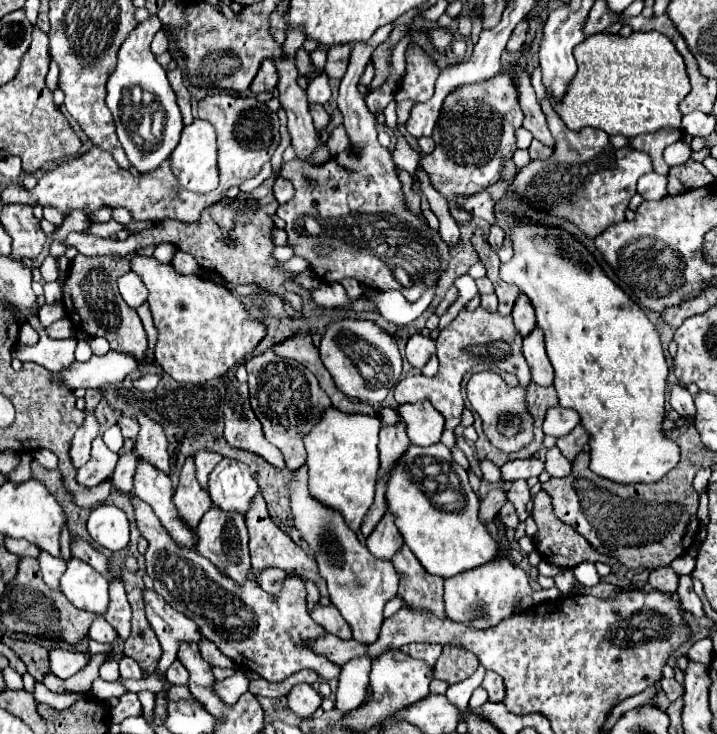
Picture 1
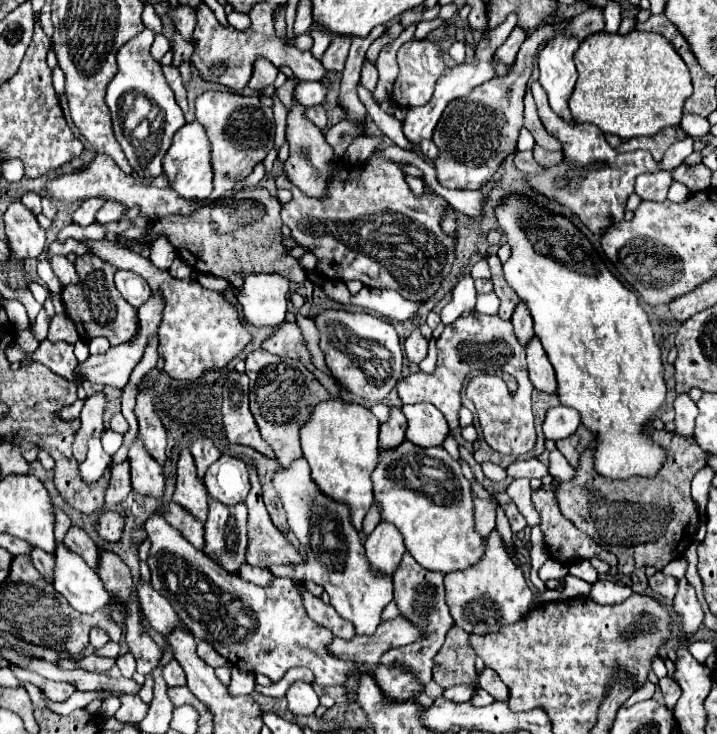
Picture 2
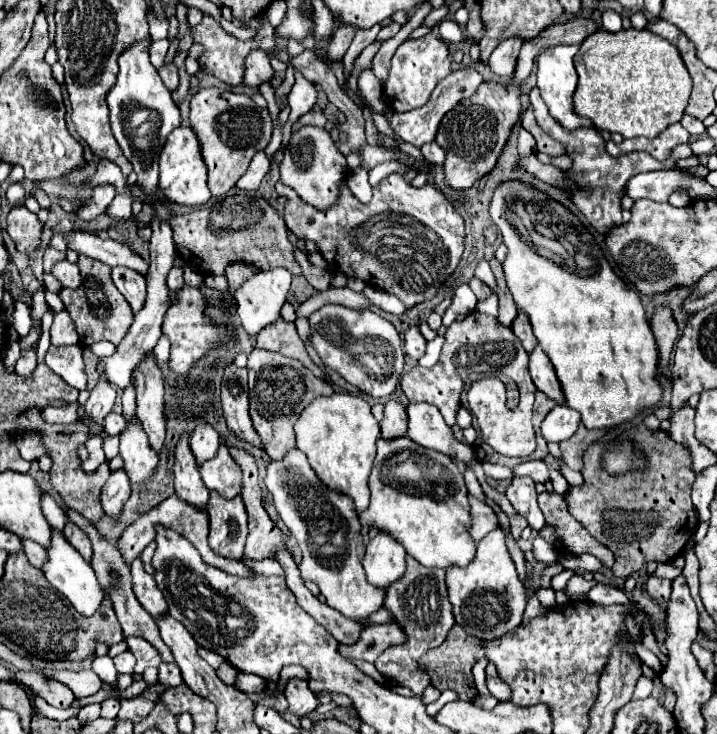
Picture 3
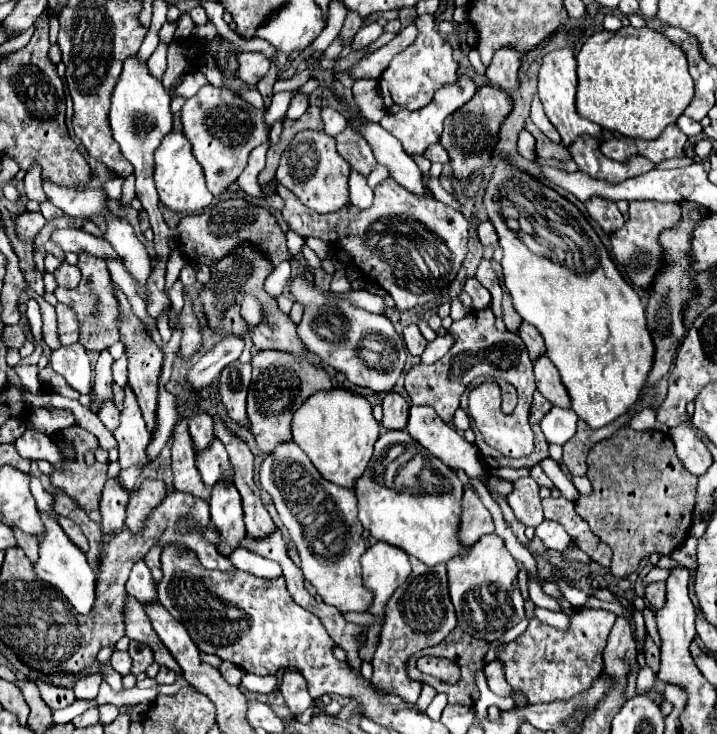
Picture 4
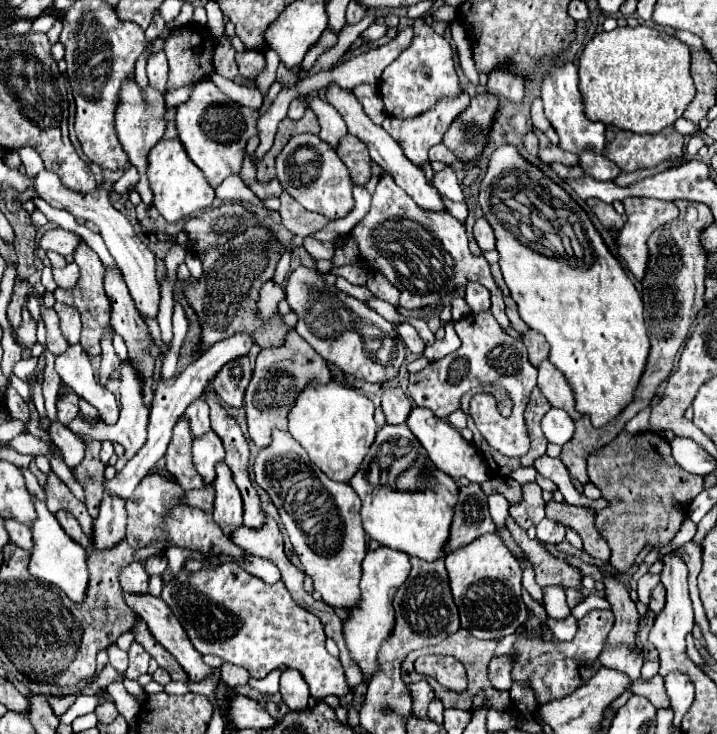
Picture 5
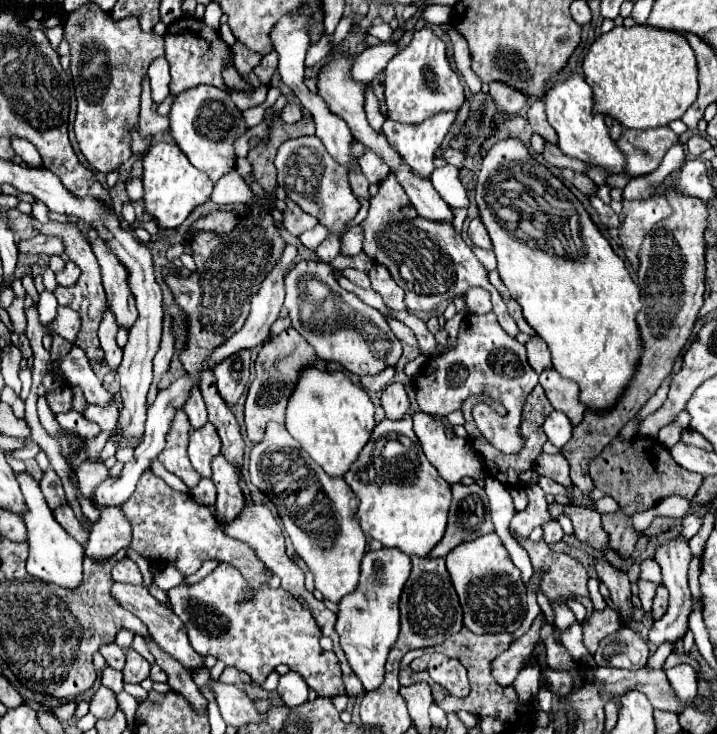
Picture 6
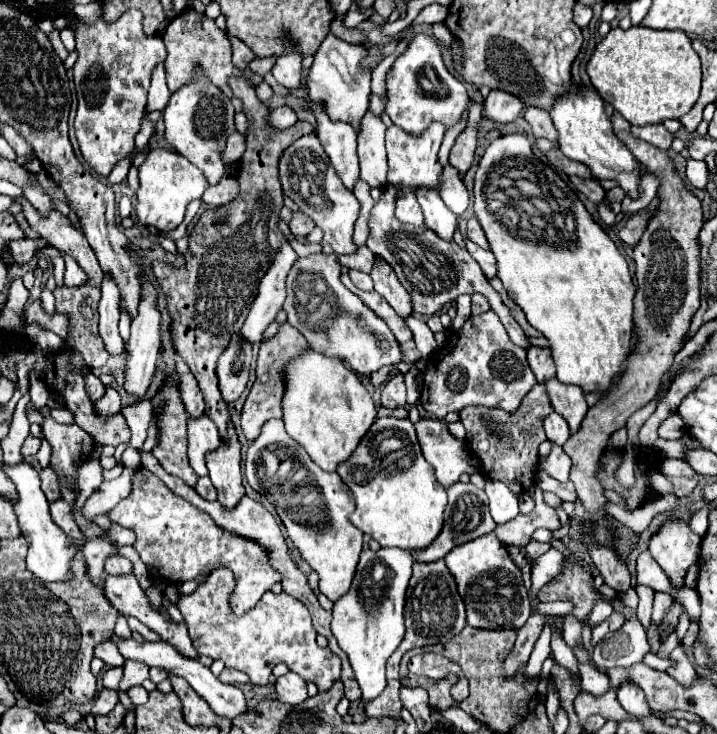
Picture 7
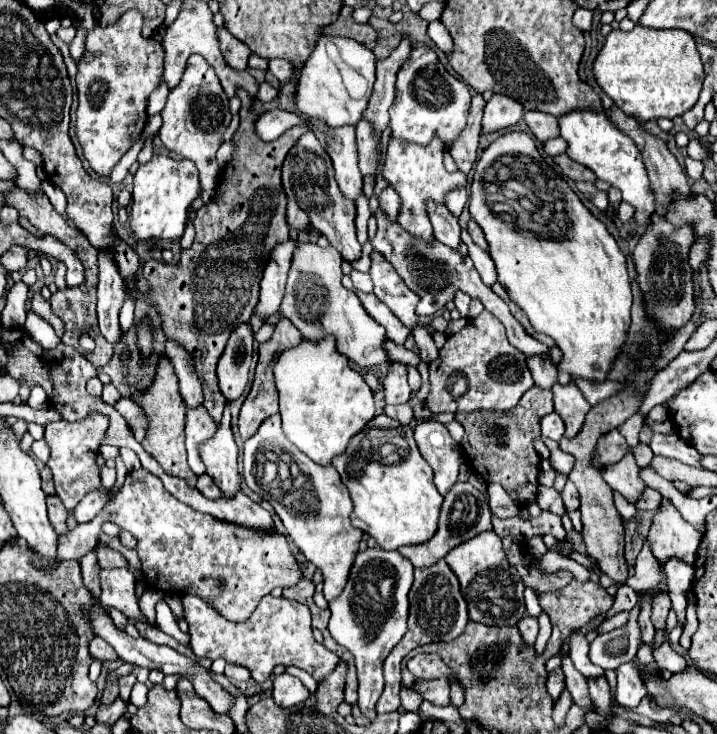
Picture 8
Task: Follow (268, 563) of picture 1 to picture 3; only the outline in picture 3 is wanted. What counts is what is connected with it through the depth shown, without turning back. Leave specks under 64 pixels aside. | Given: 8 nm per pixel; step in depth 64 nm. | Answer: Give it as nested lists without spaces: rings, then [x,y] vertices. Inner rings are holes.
[[[230,448],[232,458],[240,464],[244,472],[244,504],[248,510],[248,540],[244,558],[246,560],[264,560],[264,558],[276,558],[278,550],[286,550],[282,532],[276,528],[276,524],[270,520],[268,512],[262,506],[262,490],[258,484],[258,468],[254,458],[240,450]]]

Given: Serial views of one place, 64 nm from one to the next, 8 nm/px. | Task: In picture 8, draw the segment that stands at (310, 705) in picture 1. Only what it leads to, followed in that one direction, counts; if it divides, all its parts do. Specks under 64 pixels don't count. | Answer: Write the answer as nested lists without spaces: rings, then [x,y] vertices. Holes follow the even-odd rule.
[[[284,672],[282,676],[274,678],[272,698],[276,700],[278,706],[290,708],[290,706],[296,706],[296,704],[304,702],[308,696],[310,696],[308,688],[296,676],[290,676],[290,674]]]

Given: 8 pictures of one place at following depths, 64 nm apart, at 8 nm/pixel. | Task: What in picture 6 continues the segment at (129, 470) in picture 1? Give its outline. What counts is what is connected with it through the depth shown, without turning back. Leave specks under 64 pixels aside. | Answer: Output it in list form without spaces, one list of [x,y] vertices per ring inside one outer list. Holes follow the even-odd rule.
[[[104,506],[100,508],[100,518],[90,528],[90,540],[84,546],[86,556],[106,560],[106,556],[116,554],[120,548],[126,548],[130,544],[130,538],[132,530],[120,506]]]

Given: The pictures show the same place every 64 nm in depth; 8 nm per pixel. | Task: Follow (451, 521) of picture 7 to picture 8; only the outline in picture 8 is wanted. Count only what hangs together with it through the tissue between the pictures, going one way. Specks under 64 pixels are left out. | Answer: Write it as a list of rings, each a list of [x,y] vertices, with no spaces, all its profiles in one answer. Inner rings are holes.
[[[456,482],[454,488],[448,492],[448,496],[444,496],[436,536],[432,536],[432,540],[428,540],[428,544],[418,544],[418,546],[412,546],[412,548],[400,548],[400,554],[408,556],[408,560],[412,562],[414,568],[428,568],[428,566],[436,564],[436,560],[444,558],[458,544],[478,536],[480,532],[492,530],[490,516],[492,516],[490,508],[488,508],[484,496],[480,494],[480,490],[476,490],[470,482]]]

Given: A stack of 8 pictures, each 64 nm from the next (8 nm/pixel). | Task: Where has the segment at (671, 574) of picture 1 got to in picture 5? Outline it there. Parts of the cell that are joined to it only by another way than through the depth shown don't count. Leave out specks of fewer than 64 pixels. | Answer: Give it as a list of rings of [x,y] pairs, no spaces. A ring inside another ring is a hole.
[[[658,584],[652,592],[650,592],[650,604],[648,604],[648,608],[656,614],[656,612],[660,612],[660,608],[664,608],[664,596],[666,596],[666,592],[664,592],[664,586],[662,584]]]

